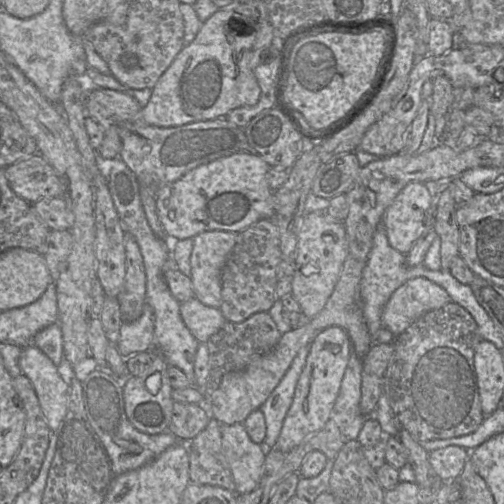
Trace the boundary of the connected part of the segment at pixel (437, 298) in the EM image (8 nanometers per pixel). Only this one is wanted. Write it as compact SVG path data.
M424 277L410 279L386 303L381 315L382 327L398 337L424 314L449 302L448 293L434 282Z

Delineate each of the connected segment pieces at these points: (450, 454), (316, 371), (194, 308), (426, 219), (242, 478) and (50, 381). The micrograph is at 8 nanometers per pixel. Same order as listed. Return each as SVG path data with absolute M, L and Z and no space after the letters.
M450 445L429 452L428 458L439 479L457 481L470 457L470 452L463 447Z
M339 326L328 327L315 337L296 385L293 402L273 448L282 452L289 451L325 426L332 415L351 352L350 339Z
M196 297L180 303L180 315L199 343L206 343L226 322L219 308L206 306Z
M411 182L399 192L383 216L392 248L406 255L418 239L434 229L435 201L420 182Z
M243 423L222 424L221 436L224 454L235 484L235 493L250 493L261 480L265 454L271 448L253 442Z
M34 344L22 348L19 367L33 384L47 424L55 432L69 407L68 379L61 375L59 368Z

